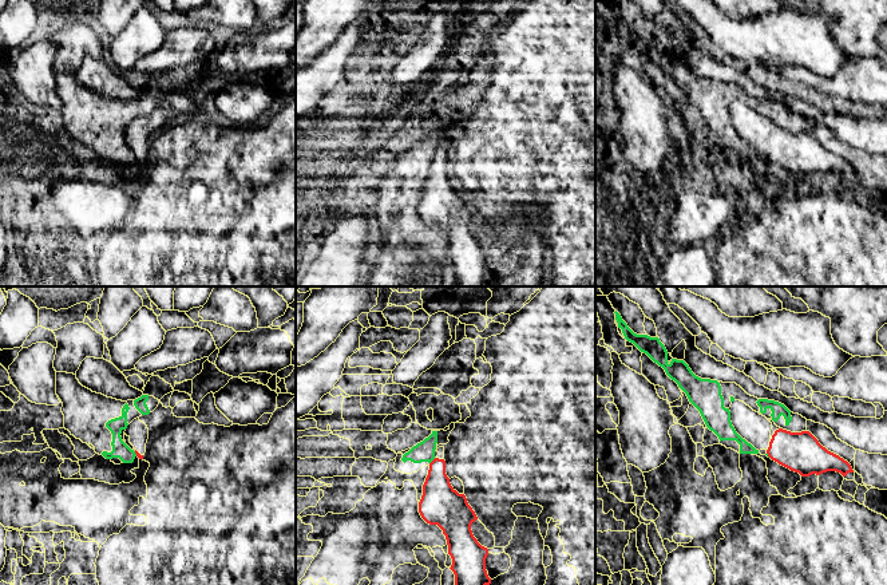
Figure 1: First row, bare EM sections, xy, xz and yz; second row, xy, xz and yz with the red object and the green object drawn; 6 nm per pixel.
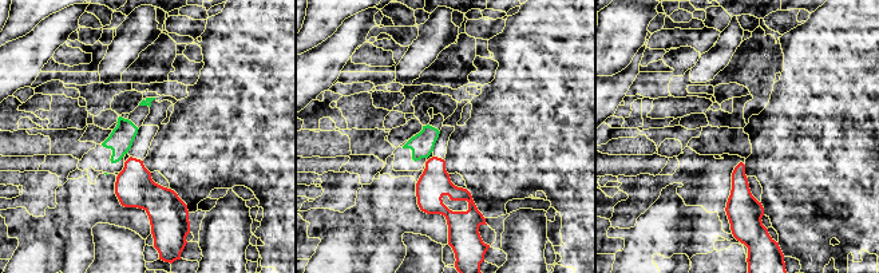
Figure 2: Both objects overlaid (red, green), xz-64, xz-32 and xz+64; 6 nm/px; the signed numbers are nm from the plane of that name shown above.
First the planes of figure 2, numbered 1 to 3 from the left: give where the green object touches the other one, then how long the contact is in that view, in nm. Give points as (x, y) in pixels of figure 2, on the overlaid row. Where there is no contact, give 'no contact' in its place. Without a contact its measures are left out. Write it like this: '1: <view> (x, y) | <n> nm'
1: no contact
2: no contact
3: no contact

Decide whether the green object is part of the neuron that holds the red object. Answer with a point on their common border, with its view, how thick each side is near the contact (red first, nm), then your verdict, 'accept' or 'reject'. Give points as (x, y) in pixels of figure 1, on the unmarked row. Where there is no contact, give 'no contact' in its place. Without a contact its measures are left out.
meets red in xz at (432, 161); 220 nm thick on the red side, 130 nm on the other; reject

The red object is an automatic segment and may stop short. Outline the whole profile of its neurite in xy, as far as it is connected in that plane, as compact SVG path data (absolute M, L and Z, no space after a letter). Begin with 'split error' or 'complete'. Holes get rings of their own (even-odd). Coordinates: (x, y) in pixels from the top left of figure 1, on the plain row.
split error; M136 118L127 126L124 134L130 138L130 143L134 146L136 157L143 159L149 139L147 126Z

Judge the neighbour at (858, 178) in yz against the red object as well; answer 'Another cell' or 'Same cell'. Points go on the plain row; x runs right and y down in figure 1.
Another cell

